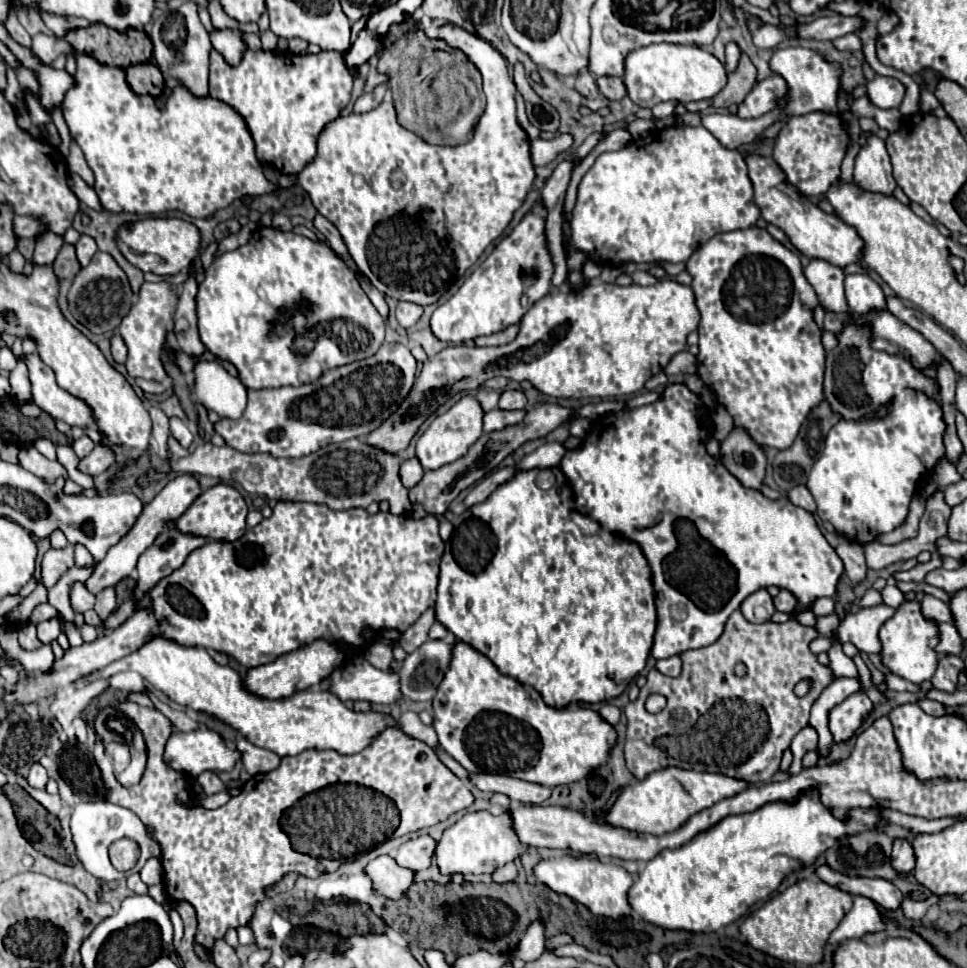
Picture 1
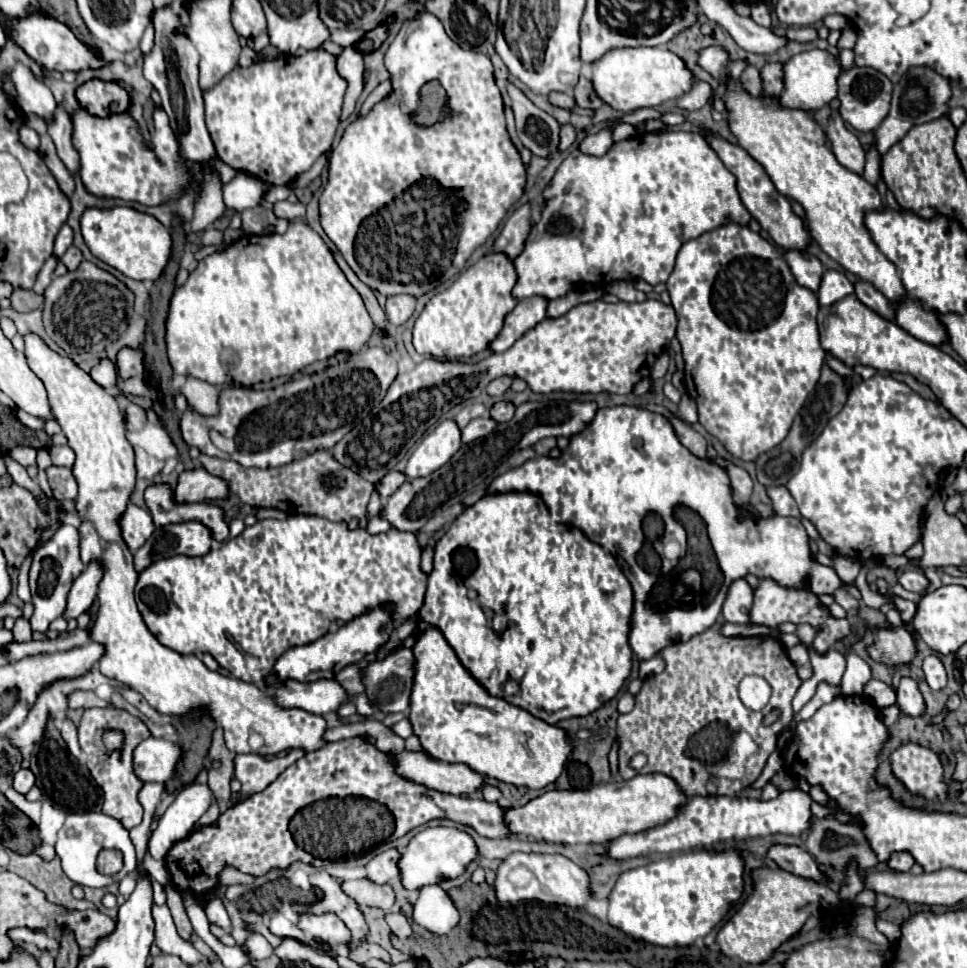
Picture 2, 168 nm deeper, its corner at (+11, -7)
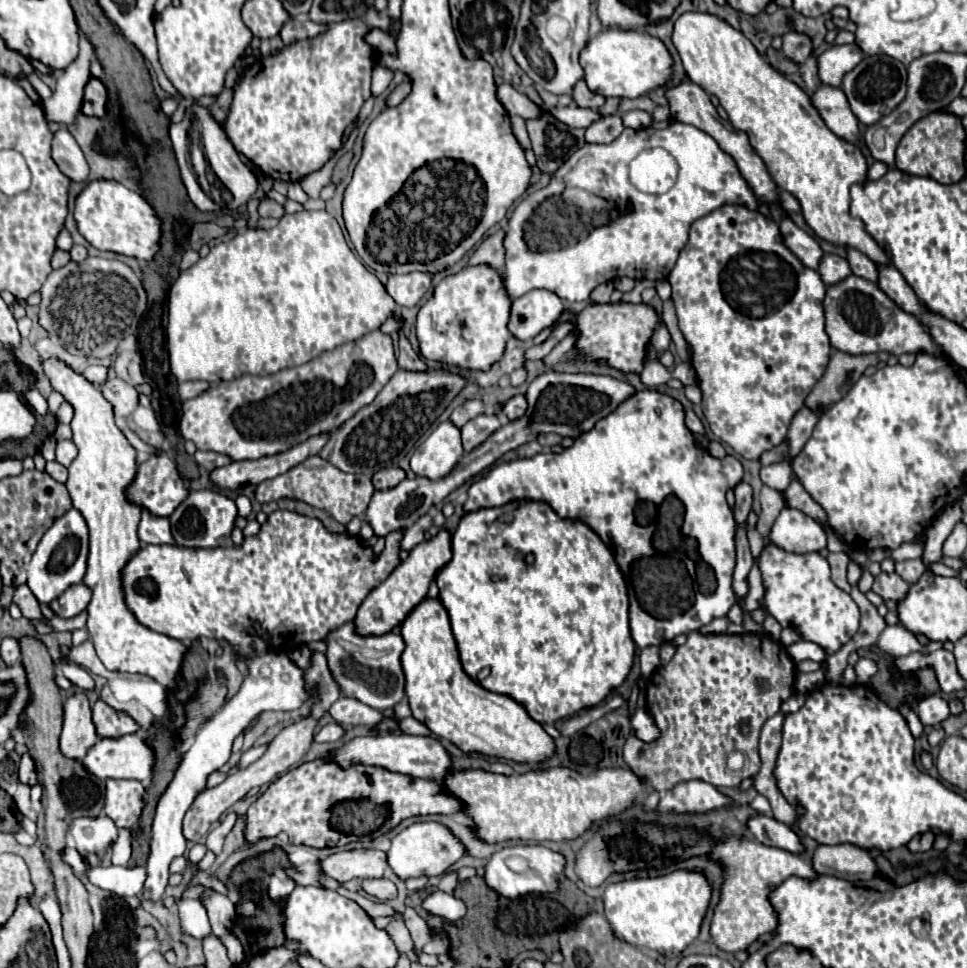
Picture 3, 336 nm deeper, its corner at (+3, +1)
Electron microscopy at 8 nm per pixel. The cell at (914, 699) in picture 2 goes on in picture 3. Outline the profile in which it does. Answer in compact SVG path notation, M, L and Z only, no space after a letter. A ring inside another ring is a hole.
M922 694L920 698L916 698L916 712L924 726L940 724L944 718L950 716L946 700L936 694Z

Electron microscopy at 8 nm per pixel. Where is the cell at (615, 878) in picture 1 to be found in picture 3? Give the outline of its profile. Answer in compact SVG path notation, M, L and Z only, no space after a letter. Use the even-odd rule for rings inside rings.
M518 844L518 846L506 846L500 852L492 854L490 862L486 864L484 878L488 886L492 886L492 890L496 890L498 894L504 894L506 898L518 898L532 892L540 892L540 894L558 892L560 888L558 876L564 874L564 868L566 868L566 858L560 852L554 852L540 844L536 846Z

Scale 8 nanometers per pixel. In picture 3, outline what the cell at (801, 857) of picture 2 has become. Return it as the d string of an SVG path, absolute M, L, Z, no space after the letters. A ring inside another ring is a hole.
M764 814L752 818L748 822L748 828L750 828L752 836L760 844L774 846L774 848L782 848L782 850L788 850L792 854L800 854L804 850L798 834L790 826L774 820L774 818L768 818Z

